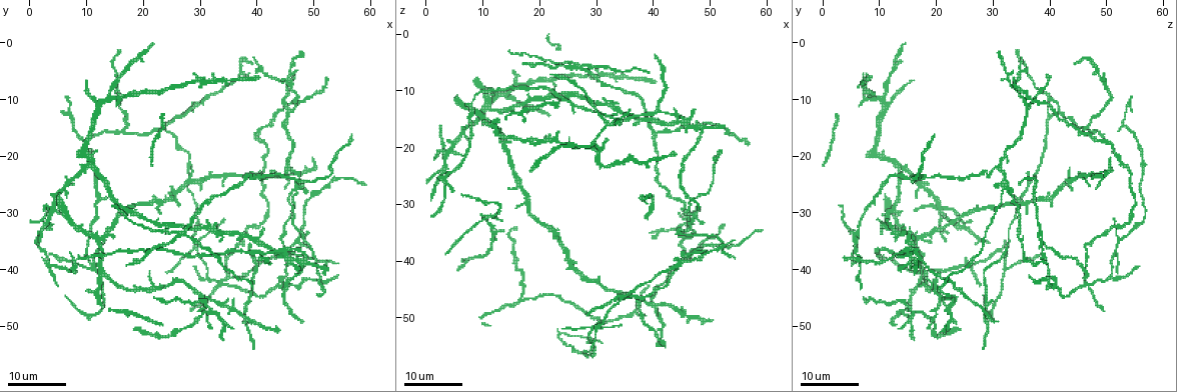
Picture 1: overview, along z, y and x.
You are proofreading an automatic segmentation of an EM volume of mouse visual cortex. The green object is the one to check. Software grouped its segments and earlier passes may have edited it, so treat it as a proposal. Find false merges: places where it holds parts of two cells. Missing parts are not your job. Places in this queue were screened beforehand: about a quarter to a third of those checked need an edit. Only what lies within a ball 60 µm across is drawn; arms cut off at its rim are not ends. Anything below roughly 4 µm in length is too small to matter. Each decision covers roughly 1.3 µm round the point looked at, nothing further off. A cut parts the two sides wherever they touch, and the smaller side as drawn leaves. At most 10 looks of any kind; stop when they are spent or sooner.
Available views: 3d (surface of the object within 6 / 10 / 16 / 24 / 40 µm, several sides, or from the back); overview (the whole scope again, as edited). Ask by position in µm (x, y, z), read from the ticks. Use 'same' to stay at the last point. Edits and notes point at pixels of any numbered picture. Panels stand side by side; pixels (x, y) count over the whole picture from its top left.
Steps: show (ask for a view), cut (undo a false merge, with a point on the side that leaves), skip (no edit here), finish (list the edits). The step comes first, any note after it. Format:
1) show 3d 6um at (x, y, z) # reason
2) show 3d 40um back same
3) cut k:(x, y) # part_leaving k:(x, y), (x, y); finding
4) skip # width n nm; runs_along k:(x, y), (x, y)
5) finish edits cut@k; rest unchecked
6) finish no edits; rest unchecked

show 3d 24um at (27.0, 33.5, 6.0) # four-way junction

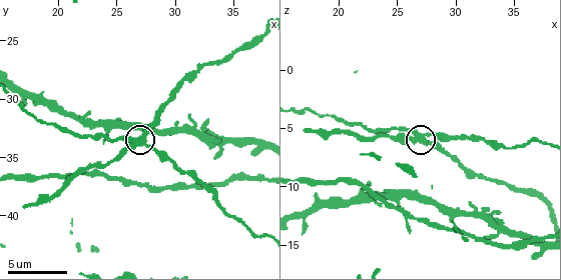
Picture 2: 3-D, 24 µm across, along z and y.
show 3d 6um at (27.4, 34.0, 5.8)

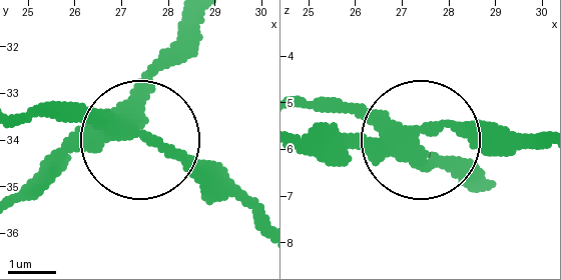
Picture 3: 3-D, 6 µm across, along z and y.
cut 3:(64, 121) # arms 4; part_leaving 3:(125, 130), (205, 162), (253, 201); a second cell is stuck on

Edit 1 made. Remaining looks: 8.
show 3d 24um at (11.0, 40.0, 32.0) # four or more arms meet

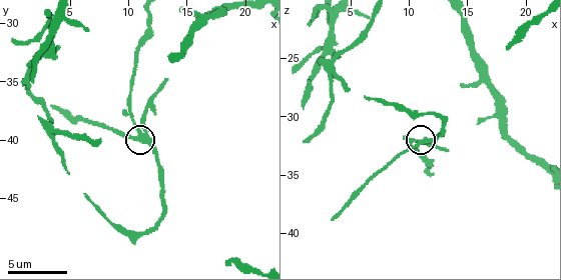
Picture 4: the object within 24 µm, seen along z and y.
show 3d 6um at (11.0, 39.4, 32.2)

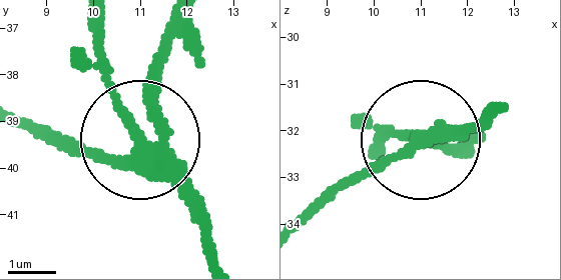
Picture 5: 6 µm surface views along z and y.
skip # width 320 nm; continuous, no second cell

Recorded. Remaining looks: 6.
show overview

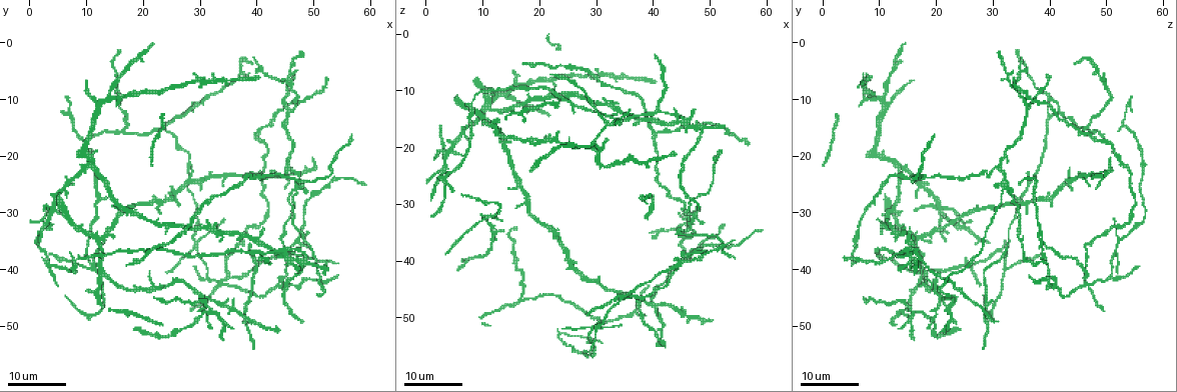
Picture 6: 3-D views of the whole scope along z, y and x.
show 3d 16um at (32.5, 47.5, 15.5) # arms part here

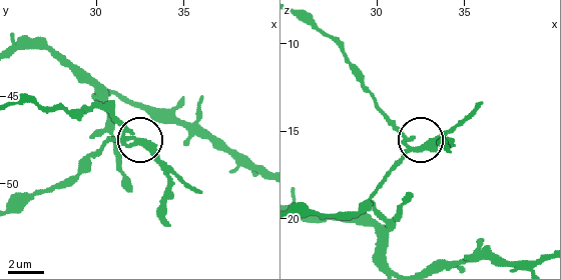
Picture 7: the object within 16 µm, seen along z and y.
show 3d 10um at (32.4, 47.6, 15.9)

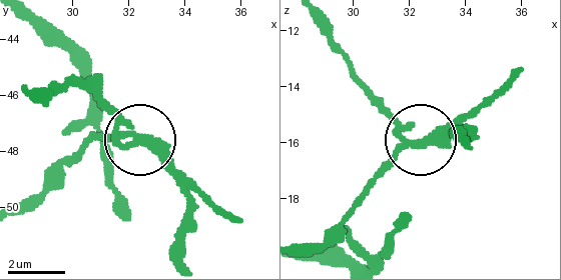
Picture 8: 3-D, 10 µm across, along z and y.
skip # all the same cell

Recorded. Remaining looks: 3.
show 3d 24um at (39.0, 49.0, 23.0) # three-way junction

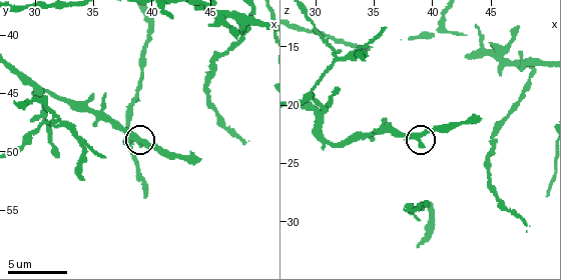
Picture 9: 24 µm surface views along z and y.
show 3d 10um at (39.0, 48.8, 22.8)

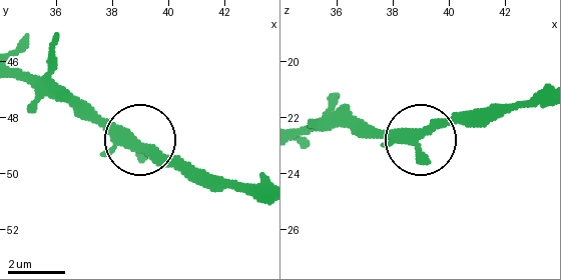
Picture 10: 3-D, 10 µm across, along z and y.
skip # arms 3; runs_along 10:(19, 68), (55, 82), (188, 176); continuous, no second cell

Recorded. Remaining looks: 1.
finish edits cut@3; rest unchecked

